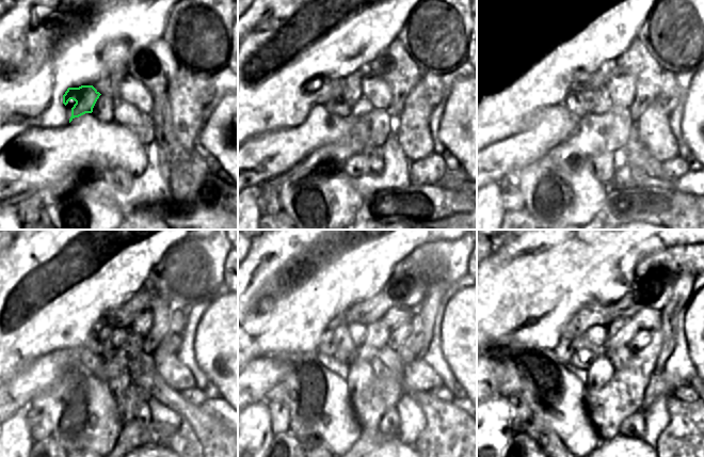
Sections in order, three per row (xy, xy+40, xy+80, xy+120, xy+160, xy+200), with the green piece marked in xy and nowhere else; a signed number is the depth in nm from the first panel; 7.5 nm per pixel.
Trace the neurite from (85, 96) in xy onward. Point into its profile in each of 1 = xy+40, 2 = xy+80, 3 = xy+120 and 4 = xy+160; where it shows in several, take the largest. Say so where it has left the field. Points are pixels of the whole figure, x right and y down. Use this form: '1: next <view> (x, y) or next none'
1: next xy+40 (331, 89)
2: next xy+80 (596, 80)
3: next xy+120 (155, 288)
4: next xy+160 (406, 289)

